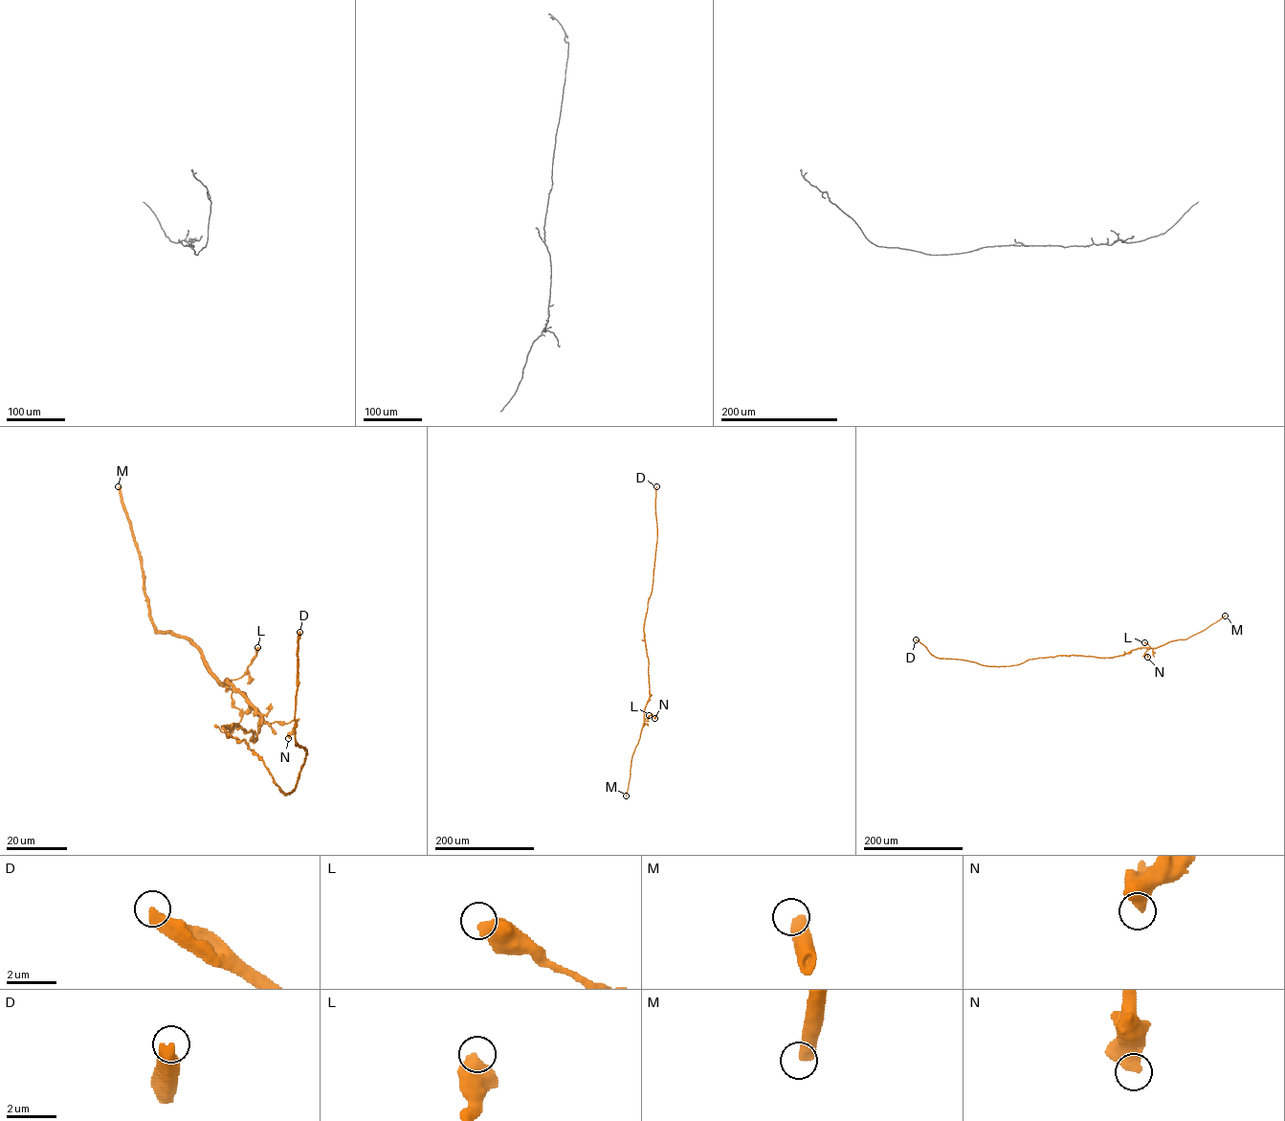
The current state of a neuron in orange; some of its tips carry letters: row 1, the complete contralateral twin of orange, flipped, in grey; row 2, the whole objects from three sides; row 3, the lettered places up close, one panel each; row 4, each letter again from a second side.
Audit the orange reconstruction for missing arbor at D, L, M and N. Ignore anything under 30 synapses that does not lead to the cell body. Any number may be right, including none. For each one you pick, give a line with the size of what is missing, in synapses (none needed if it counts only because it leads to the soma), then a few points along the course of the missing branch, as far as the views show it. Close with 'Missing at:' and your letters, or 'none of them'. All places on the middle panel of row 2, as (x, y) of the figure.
D: Roughly 250 synapses. Course of what is missing: (656, 486), (656, 469), (651, 458), (642, 450)
Missing at: D

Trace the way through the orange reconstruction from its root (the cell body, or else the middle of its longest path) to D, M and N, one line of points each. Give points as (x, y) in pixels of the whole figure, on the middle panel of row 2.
D: (645, 643), (643, 627), (653, 587), (656, 542), (656, 486)
M: (645, 643), (650, 696), (632, 755), (626, 795)
N: (645, 643), (650, 696), (644, 720), (650, 715), (654, 718)

